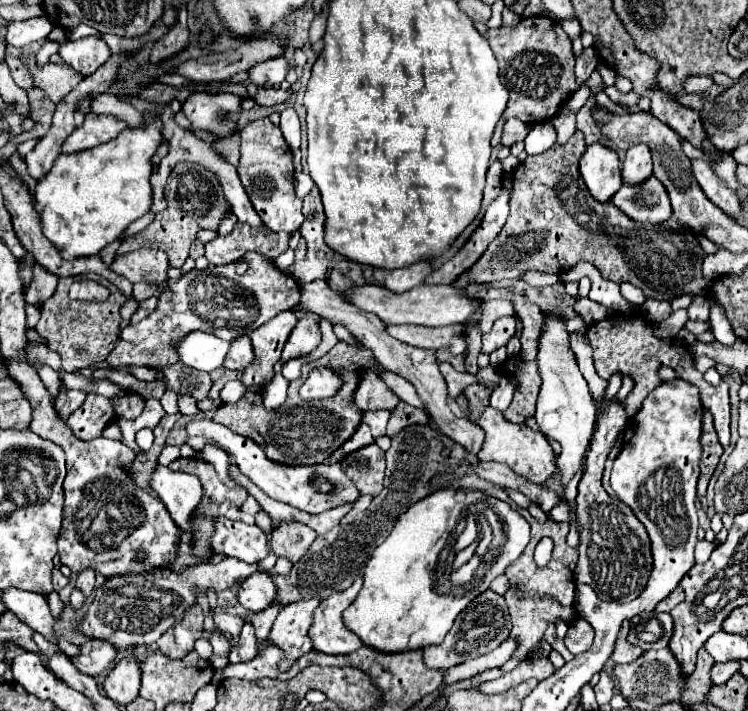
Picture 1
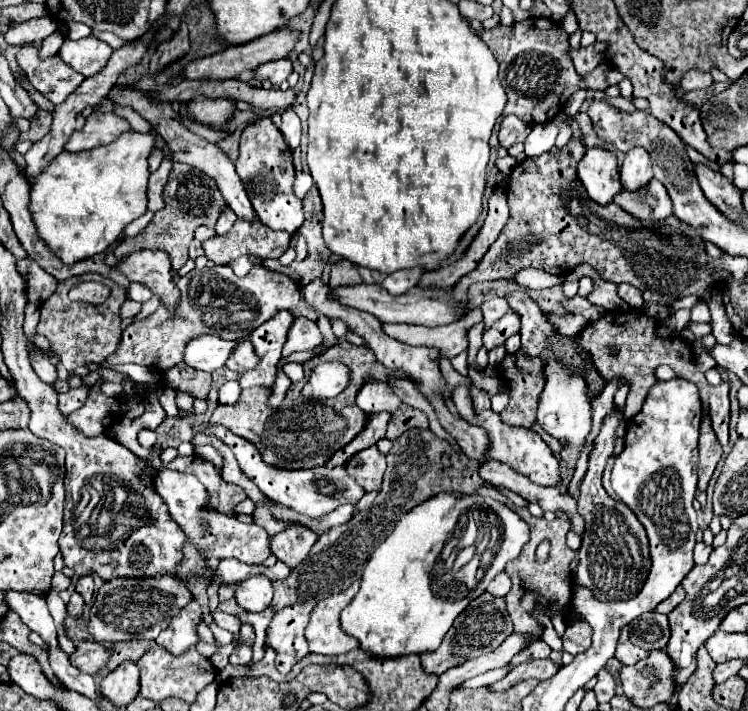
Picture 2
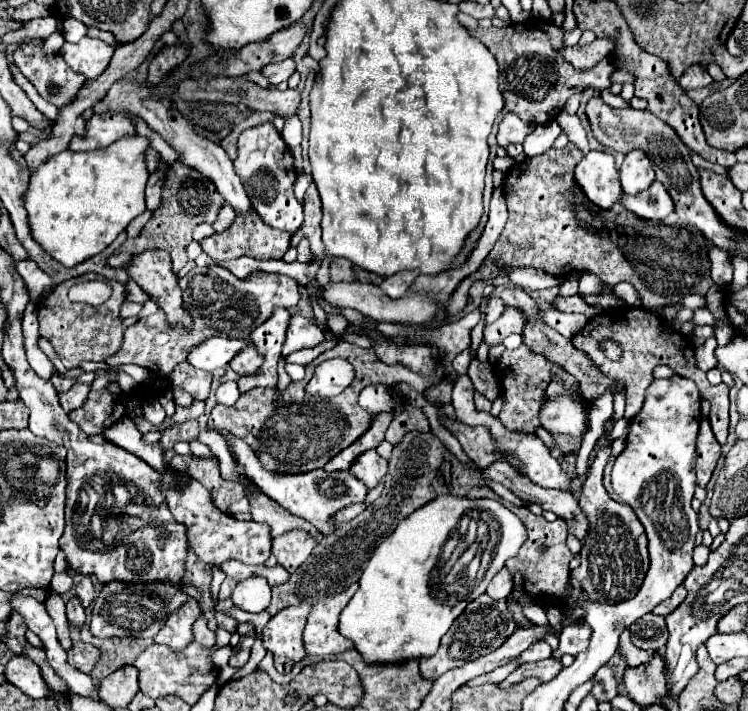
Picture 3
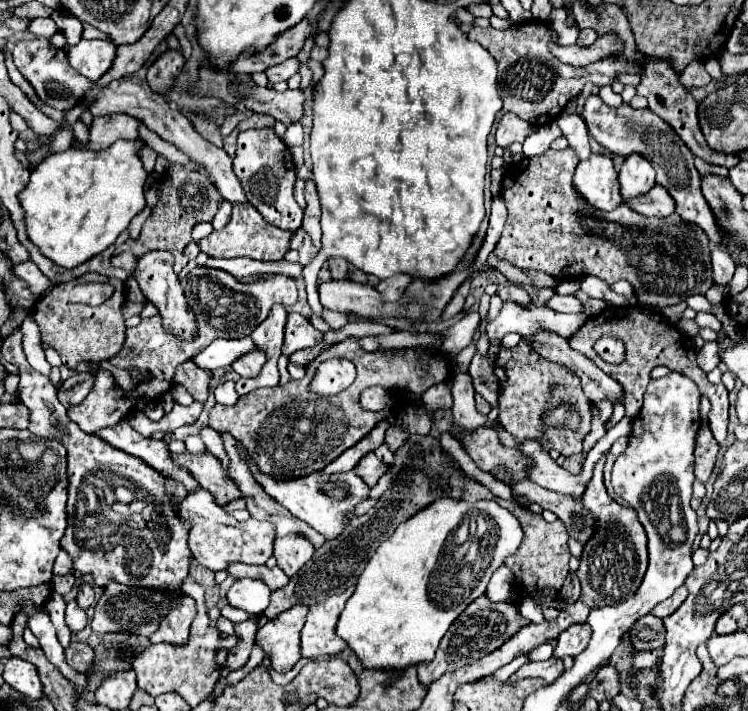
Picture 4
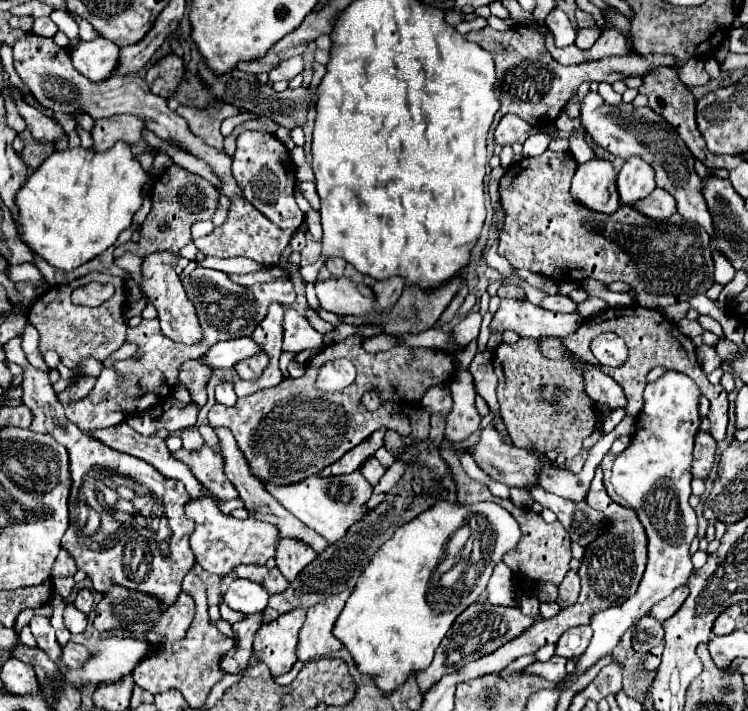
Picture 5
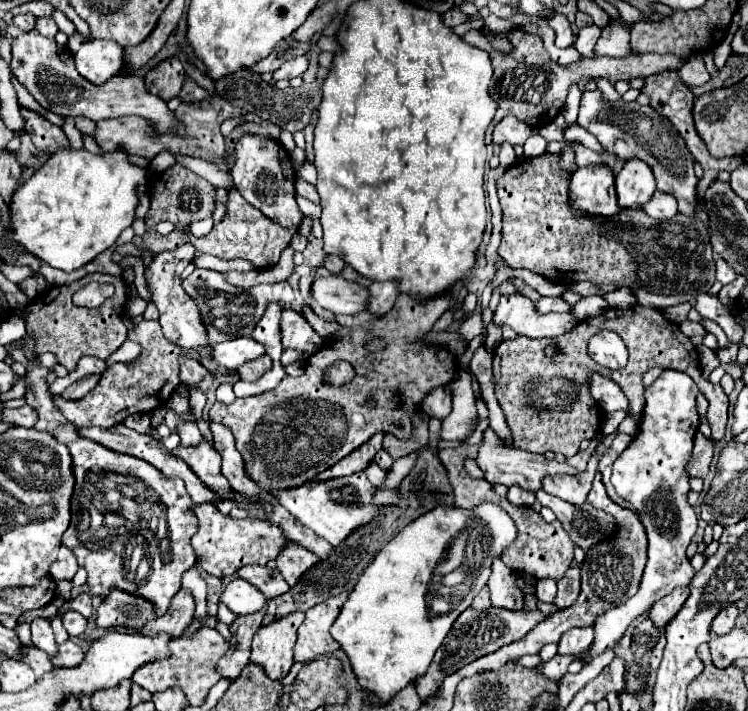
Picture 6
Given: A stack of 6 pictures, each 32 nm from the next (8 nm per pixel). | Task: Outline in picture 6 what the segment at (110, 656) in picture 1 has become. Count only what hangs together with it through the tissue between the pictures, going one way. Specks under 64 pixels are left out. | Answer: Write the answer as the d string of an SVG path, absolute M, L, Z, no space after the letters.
M72 640L64 642L58 646L60 652L56 654L56 658L52 658L54 666L66 666L66 668L72 668L72 666L80 666L80 662L84 660L84 654L86 650L82 650L78 644L74 644Z

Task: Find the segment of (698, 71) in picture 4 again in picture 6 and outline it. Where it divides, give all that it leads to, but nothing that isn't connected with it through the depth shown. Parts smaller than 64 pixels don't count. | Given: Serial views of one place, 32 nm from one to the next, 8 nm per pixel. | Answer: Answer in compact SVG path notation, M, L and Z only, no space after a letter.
M700 54L690 56L690 58L686 60L686 64L684 64L678 72L680 72L682 82L688 84L690 88L692 88L692 86L702 86L702 84L706 84L706 82L710 80L710 74L706 72L704 60L702 60Z

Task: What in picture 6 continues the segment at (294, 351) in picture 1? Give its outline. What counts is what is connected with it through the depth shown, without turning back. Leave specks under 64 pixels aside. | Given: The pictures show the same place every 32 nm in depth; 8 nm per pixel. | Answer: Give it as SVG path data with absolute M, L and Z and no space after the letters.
M284 308L282 312L282 346L284 350L294 348L298 352L314 352L324 346L324 340L316 334L316 330L306 322L306 318L292 310Z

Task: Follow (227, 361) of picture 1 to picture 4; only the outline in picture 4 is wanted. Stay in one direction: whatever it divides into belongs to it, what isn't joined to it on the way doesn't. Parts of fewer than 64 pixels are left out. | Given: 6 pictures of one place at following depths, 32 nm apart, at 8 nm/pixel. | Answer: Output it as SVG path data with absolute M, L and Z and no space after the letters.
M252 350L252 354L244 354L244 358L238 358L236 362L232 362L232 370L244 378L252 378L252 376L258 376L264 362L266 362L266 356L260 350Z

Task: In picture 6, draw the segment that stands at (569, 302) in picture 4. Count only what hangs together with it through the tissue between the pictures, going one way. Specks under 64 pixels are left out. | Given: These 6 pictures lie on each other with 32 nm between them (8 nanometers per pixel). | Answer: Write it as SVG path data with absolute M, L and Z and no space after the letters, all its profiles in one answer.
M540 298L538 300L538 310L542 312L570 312L572 304L568 304L564 298Z

